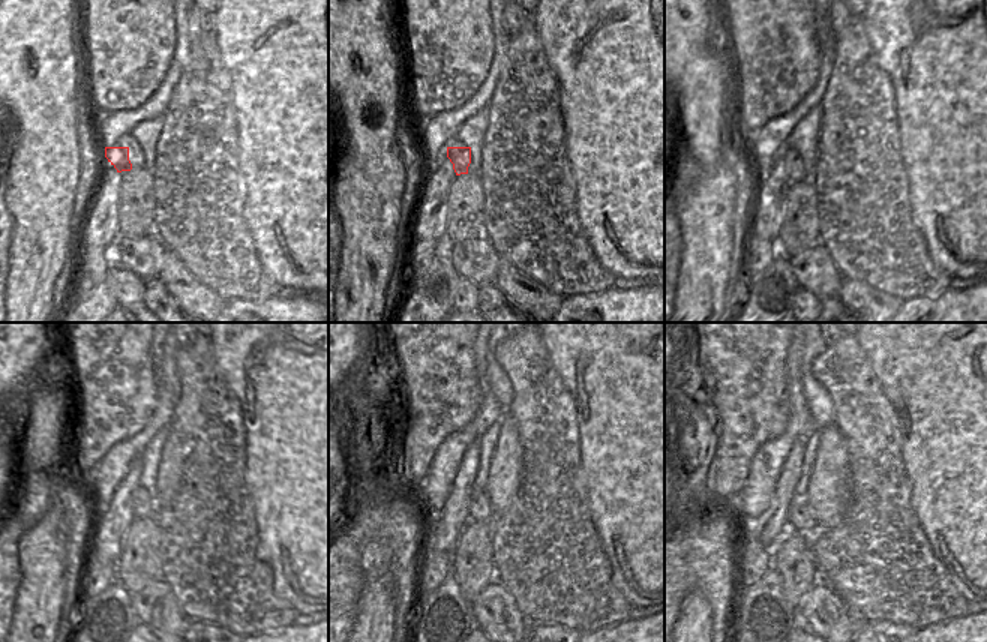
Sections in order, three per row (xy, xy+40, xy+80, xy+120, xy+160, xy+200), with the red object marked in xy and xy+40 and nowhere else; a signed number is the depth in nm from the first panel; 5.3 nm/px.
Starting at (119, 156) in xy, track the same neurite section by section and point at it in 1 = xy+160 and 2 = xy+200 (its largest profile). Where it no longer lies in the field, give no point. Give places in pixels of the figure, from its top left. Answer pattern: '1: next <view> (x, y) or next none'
1: next xy+160 (465, 519)
2: next xy+200 (801, 519)

